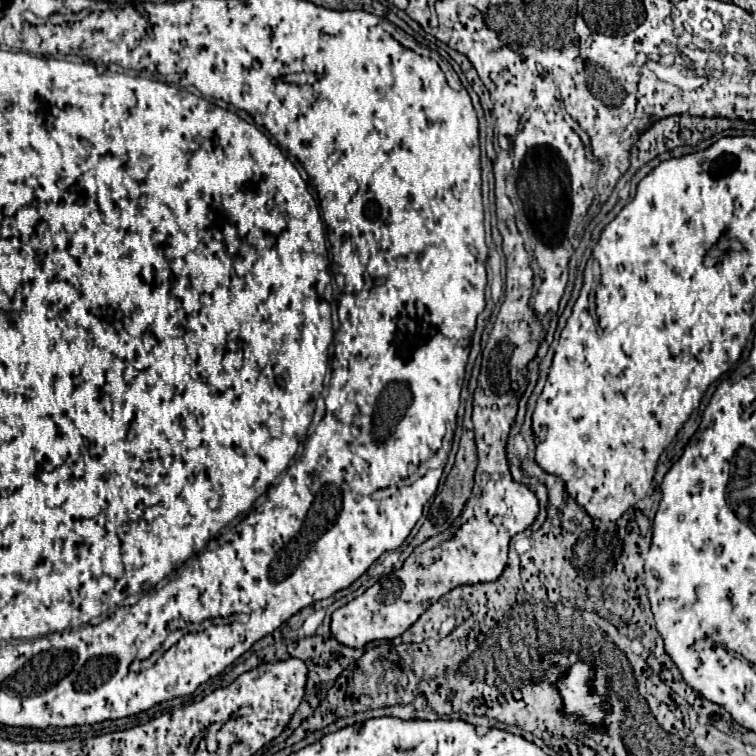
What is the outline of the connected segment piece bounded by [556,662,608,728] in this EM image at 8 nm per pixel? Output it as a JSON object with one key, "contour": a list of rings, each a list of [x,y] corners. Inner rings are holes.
{"contour":[[[576,662],[558,680],[556,686],[564,700],[564,710],[568,714],[576,714],[580,722],[586,722],[596,728],[604,716],[604,710],[608,710],[608,704],[590,692],[588,688],[590,680],[592,680],[592,666],[588,666],[586,662]]]}

